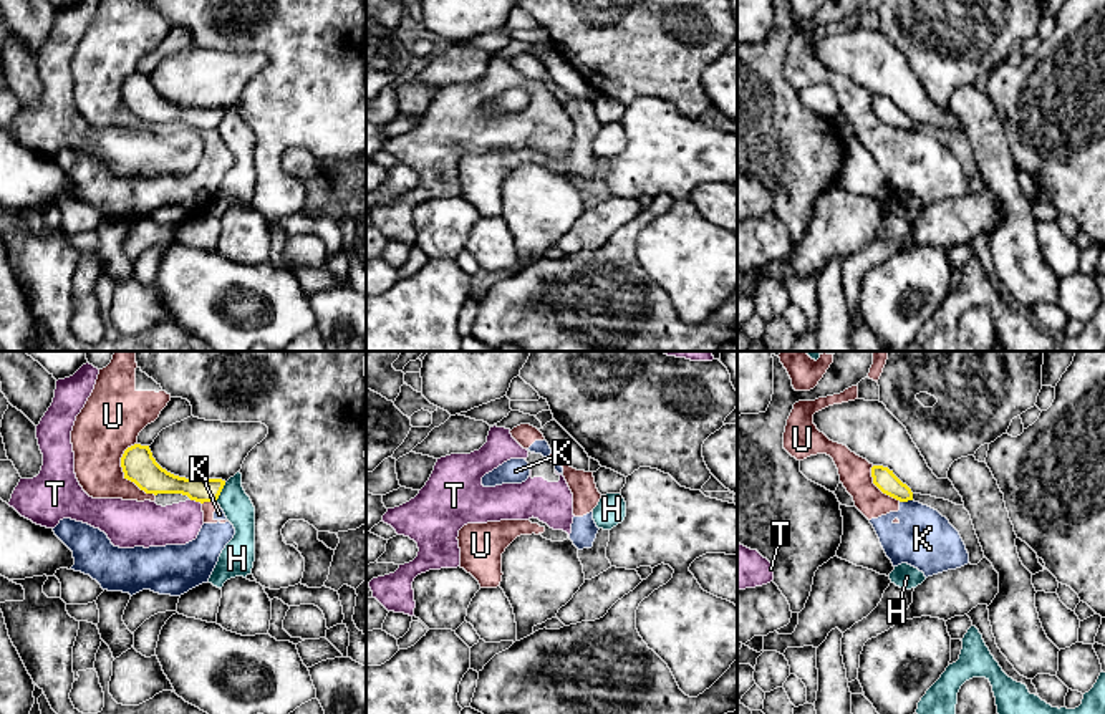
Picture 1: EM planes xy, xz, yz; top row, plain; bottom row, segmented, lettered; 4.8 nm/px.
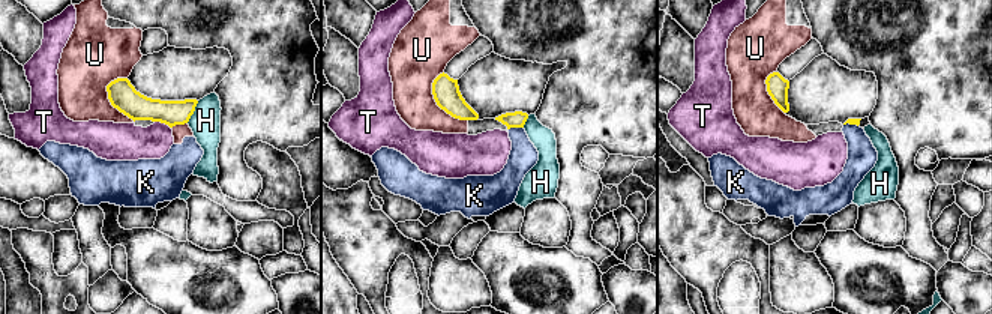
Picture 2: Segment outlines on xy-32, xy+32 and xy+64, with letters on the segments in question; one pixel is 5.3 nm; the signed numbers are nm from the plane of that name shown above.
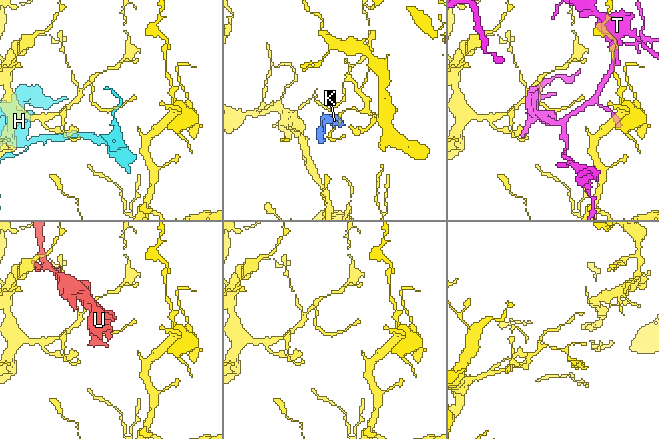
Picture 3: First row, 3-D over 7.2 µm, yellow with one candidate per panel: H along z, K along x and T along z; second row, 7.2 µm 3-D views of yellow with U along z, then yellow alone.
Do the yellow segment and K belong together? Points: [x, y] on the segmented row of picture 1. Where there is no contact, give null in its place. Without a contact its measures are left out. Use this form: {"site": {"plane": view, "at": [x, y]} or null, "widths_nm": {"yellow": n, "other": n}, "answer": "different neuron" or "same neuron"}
{"site": {"plane": "yz", "at": [905, 501]}, "widths_nm": {"yellow": 100, "other": 280}, "answer": "different neuron"}

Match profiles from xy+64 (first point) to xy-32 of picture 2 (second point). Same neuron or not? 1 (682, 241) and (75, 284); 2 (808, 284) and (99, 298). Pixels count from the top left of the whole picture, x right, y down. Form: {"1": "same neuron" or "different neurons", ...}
{"1": "same neuron", "2": "same neuron"}

